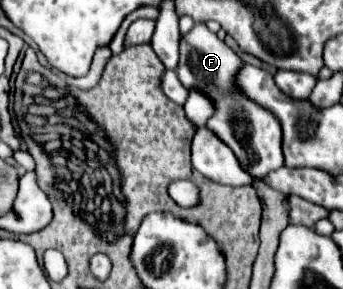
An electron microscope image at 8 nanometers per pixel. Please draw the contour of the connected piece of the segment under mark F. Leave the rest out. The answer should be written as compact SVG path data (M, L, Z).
M197 22L179 44L179 64L177 76L185 88L199 88L209 94L215 104L217 112L209 118L207 128L211 128L237 156L241 168L249 172L253 178L263 178L269 172L283 166L283 152L281 152L281 126L277 118L267 112L265 108L253 104L245 96L241 96L233 84L237 70L241 68L241 58L213 34L205 22Z

